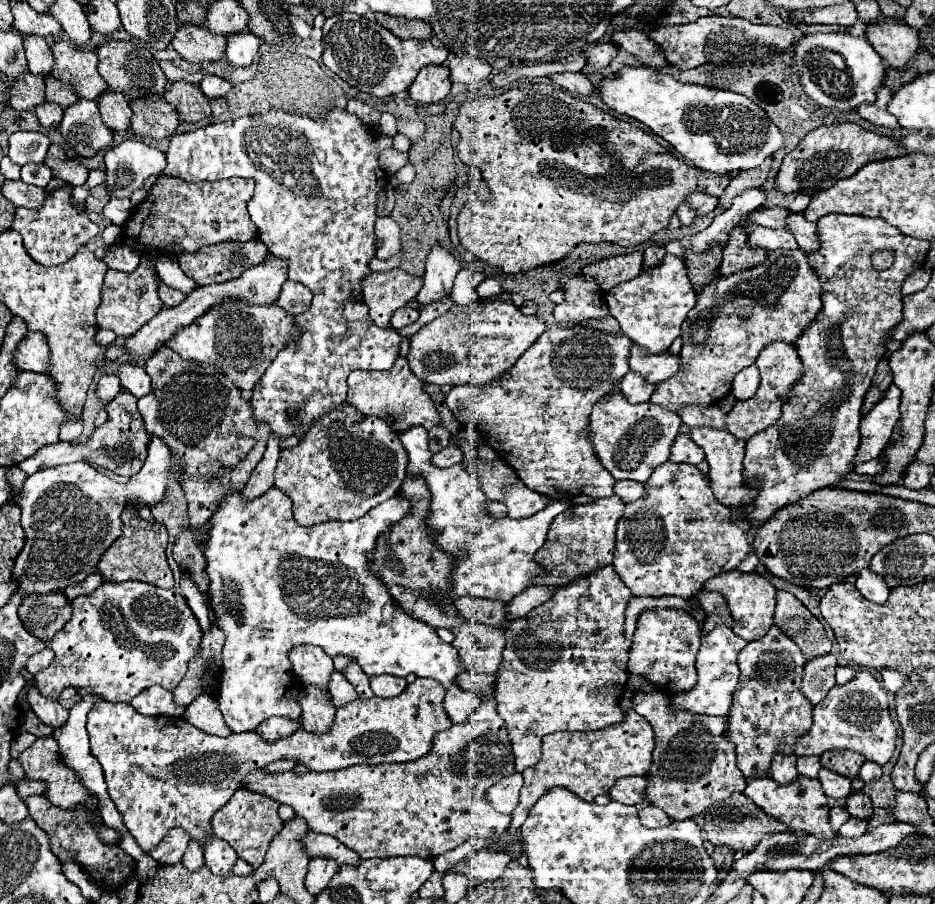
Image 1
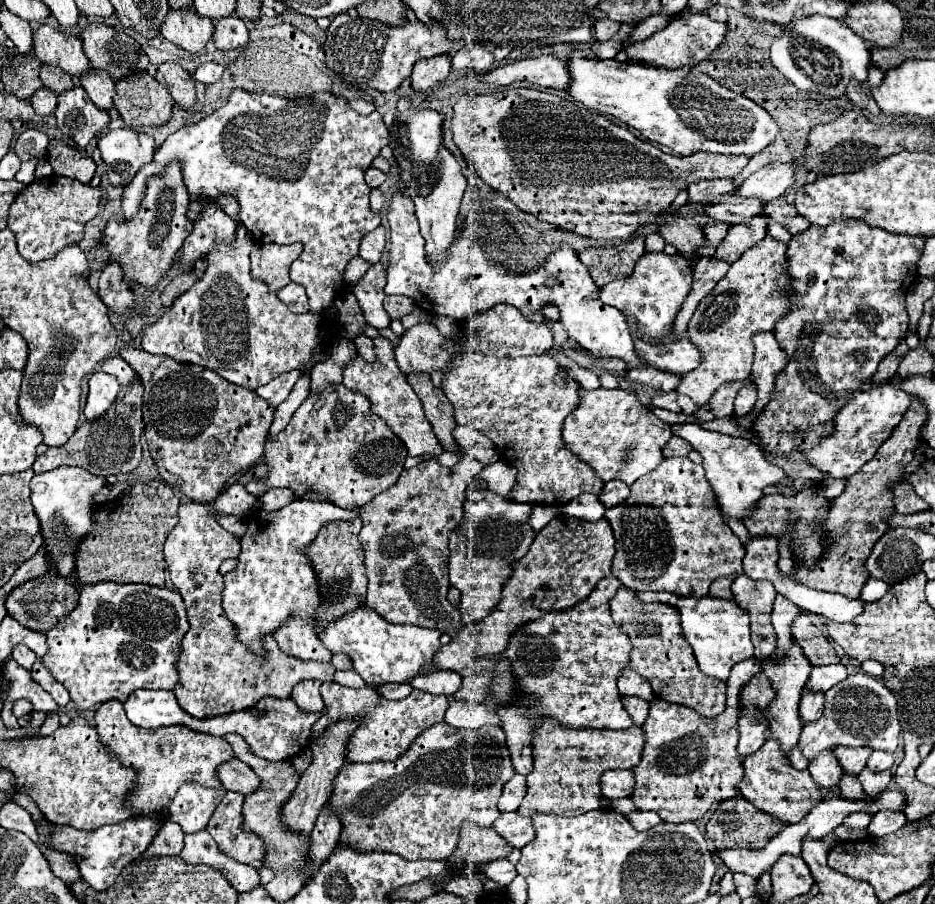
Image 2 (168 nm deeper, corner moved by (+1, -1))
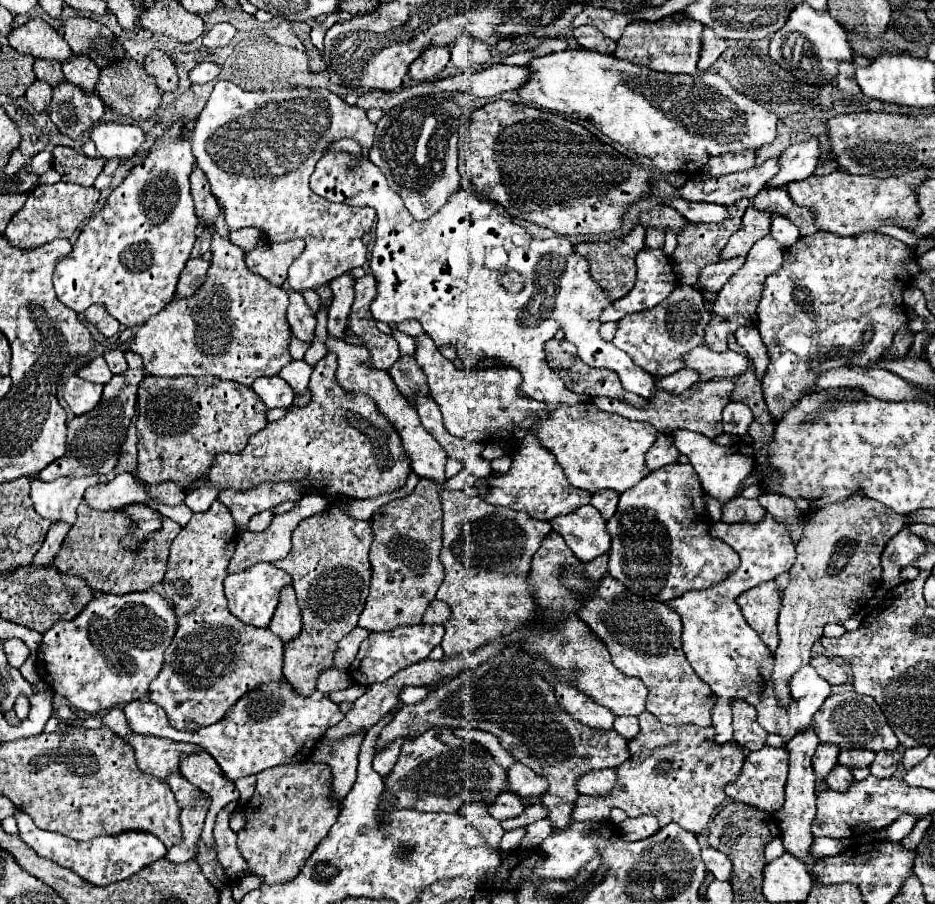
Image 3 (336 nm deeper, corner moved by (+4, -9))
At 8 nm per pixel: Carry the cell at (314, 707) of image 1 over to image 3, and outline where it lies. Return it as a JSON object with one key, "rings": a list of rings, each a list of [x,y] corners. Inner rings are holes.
{"rings":[[[330,504],[322,514],[310,516],[296,526],[290,554],[276,562],[278,568],[292,576],[304,618],[302,634],[284,644],[284,676],[304,696],[312,696],[318,674],[324,668],[332,668],[336,644],[358,624],[370,584],[370,544],[370,522],[348,518],[336,504]]]}

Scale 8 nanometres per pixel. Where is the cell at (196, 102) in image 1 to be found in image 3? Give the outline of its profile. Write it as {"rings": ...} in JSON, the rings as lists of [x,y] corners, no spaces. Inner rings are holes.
{"rings":[[[160,50],[150,52],[150,56],[144,60],[144,70],[146,70],[148,76],[152,76],[156,80],[160,90],[164,90],[164,92],[178,90],[176,68],[164,52],[160,52]]]}

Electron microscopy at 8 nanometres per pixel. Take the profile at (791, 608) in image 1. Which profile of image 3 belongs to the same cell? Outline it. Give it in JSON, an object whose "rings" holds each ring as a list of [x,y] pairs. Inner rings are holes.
{"rings":[[[814,654],[810,664],[816,668],[818,676],[828,680],[830,684],[844,684],[848,680],[848,674],[844,672],[844,668],[838,662],[834,662],[832,658],[826,658],[822,654]]]}

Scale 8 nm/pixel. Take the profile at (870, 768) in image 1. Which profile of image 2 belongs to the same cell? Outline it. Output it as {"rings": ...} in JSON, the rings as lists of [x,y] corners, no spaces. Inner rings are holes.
{"rings":[[[875,750],[867,760],[867,768],[873,772],[889,770],[893,764],[895,764],[895,754],[887,754],[887,752],[879,752],[879,750]]]}

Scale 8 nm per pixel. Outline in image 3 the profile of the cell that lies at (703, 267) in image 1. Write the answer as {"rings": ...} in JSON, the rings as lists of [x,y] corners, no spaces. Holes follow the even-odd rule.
{"rings":[[[664,206],[660,210],[640,214],[640,224],[646,226],[646,228],[656,228],[656,230],[662,230],[662,232],[678,234],[678,232],[684,230],[684,224],[688,224],[688,220],[680,212],[676,212],[674,208]]]}

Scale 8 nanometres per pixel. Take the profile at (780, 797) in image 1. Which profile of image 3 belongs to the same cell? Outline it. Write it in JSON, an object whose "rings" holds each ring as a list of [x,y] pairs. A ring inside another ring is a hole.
{"rings":[[[764,746],[756,752],[750,752],[744,760],[740,778],[734,784],[728,784],[726,794],[734,802],[742,802],[748,806],[754,806],[764,812],[776,812],[782,808],[782,792],[786,786],[786,776],[788,776],[788,752],[786,748],[772,748]]]}

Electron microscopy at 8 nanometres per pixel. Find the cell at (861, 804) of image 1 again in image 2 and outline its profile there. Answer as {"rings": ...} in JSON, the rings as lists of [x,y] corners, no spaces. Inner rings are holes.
{"rings":[[[845,772],[843,778],[839,780],[839,792],[841,792],[843,796],[851,796],[851,798],[855,798],[855,796],[863,794],[863,788],[861,788],[861,782],[857,780],[857,776]]]}

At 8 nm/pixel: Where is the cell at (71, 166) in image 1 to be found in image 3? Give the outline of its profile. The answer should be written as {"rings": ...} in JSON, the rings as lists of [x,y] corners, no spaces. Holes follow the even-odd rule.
{"rings":[[[56,146],[52,150],[52,156],[54,156],[52,168],[60,172],[64,182],[92,186],[104,168],[102,158],[88,158],[76,152],[74,148],[66,148],[66,146]]]}

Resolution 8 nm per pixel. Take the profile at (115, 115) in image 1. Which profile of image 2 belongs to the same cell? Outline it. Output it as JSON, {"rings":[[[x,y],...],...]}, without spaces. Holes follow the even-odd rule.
{"rings":[[[89,70],[81,76],[81,86],[93,100],[93,104],[101,110],[113,108],[113,96],[115,96],[115,82],[105,70]]]}

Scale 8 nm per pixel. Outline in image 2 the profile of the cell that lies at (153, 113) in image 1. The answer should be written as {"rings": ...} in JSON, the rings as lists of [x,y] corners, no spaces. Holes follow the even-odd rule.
{"rings":[[[139,72],[115,82],[113,104],[125,120],[125,126],[139,130],[165,124],[171,118],[175,102],[165,84],[147,72]]]}

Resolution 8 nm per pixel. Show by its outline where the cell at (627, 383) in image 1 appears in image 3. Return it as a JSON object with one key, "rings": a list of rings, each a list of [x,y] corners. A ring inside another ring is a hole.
{"rings":[[[682,368],[680,372],[674,372],[672,376],[658,378],[654,382],[654,388],[656,390],[666,390],[666,392],[672,392],[672,394],[680,394],[680,392],[688,390],[698,380],[700,380],[698,372],[692,372],[690,368]]]}

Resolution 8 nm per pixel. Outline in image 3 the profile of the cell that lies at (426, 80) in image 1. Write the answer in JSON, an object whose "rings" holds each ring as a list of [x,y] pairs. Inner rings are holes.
{"rings":[[[436,46],[436,48],[428,48],[420,58],[416,58],[410,64],[410,78],[416,82],[428,82],[434,80],[448,64],[450,60],[450,52],[444,46]]]}

